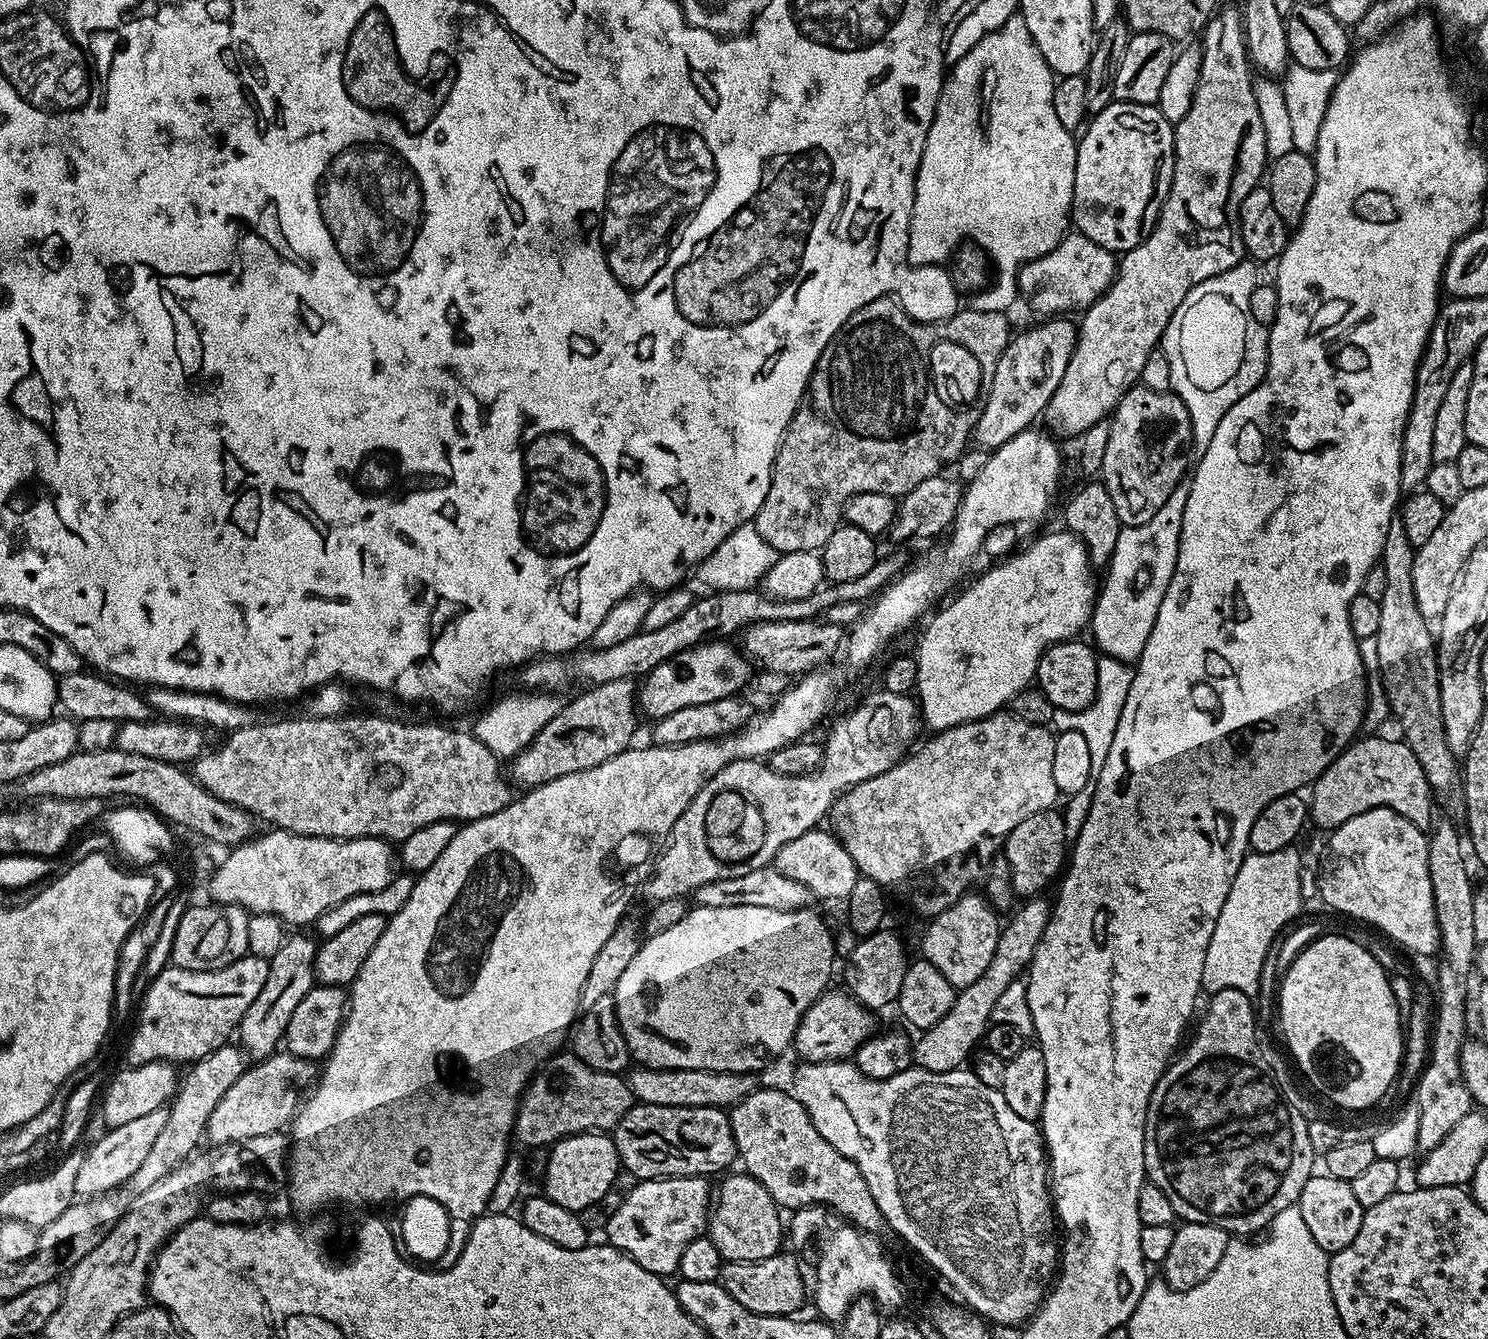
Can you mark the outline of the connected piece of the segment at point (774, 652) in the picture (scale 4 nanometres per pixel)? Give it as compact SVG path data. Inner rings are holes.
M817 619L775 620L774 622L750 624L738 636L739 647L761 669L778 671L791 678L799 678L805 672L815 672L828 666L828 663L835 658L836 651L839 648L841 651L845 640L846 632L844 628L839 628L833 624L825 624Z

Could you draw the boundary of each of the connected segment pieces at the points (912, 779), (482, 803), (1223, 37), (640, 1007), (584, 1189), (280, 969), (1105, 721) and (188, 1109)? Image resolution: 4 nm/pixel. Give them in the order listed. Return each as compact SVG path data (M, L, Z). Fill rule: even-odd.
M1001 710L929 737L916 753L897 760L890 770L847 788L836 797L830 813L830 820L836 823L835 835L854 858L861 877L878 882L885 893L905 900L923 918L942 914L969 895L968 887L987 873L1010 830L1034 814L1055 809L1058 801L1054 786L1056 736L1051 727L1022 722L1011 711Z
M345 714L342 716L309 716L301 715L301 720L272 720L269 724L254 722L245 728L239 728L227 733L225 742L221 748L205 751L204 755L194 764L194 775L199 784L210 794L214 794L223 800L229 800L231 804L237 804L252 813L253 817L265 816L269 825L285 832L293 832L299 836L329 836L332 840L353 840L359 836L377 836L380 840L389 842L403 842L414 834L414 830L422 830L430 822L467 822L486 818L490 814L498 814L514 799L513 785L509 777L500 769L501 757L491 752L471 731L451 732L440 724L403 724L400 720L387 720L384 716L356 716L357 714Z
M1239 7L1223 8L1202 29L1202 70L1194 90L1194 102L1190 102L1186 118L1174 124L1174 178L1160 216L1152 227L1152 233L1141 244L1134 246L1134 250L1119 257L1112 285L1089 308L1083 309L1081 316L1084 317L1078 320L1076 349L1066 366L1066 374L1062 374L1062 382L1058 382L1058 390L1054 390L1054 398L1050 398L1044 407L1043 423L1048 423L1047 427L1053 433L1061 432L1064 436L1076 438L1090 430L1094 422L1105 419L1128 389L1139 381L1146 358L1157 351L1174 310L1182 306L1182 298L1186 298L1198 282L1206 282L1206 278L1214 278L1245 259L1240 233L1240 207L1246 194L1250 194L1250 190L1257 188L1265 179L1270 157L1262 114L1258 114L1248 46L1244 43L1244 17Z
M692 906L682 922L647 937L611 994L629 1057L645 1068L760 1074L771 1060L789 1051L798 1022L829 987L832 963L838 960L833 929L828 929L823 918L812 911Z
M580 1132L551 1145L548 1165L544 1168L543 1195L549 1196L558 1206L577 1214L583 1208L592 1208L612 1188L616 1175L621 1175L622 1165L616 1144L611 1135L602 1132Z
M289 935L282 950L278 950L278 954L274 954L274 958L268 961L266 983L262 985L258 998L250 1002L246 1014L242 1014L242 1022L238 1029L239 1047L251 1059L253 1056L253 1061L265 1060L281 1047L286 1026L290 1026L290 1014L294 1014L298 1002L302 1002L302 998L306 998L306 994L317 983L315 966L317 947L318 940L315 935Z
M1100 654L1096 657L1098 666L1098 690L1094 694L1094 702L1080 712L1053 711L1052 724L1060 730L1078 730L1086 747L1090 750L1090 774L1097 777L1102 774L1102 766L1106 766L1106 754L1110 754L1110 746L1114 743L1114 730L1118 730L1118 718L1122 718L1122 706L1126 706L1126 694L1130 694L1133 665L1127 660L1110 658Z
M229 1042L222 1047L219 1047L218 1050L212 1051L206 1058L195 1061L185 1071L187 1074L185 1077L184 1075L181 1077L177 1087L177 1093L167 1109L168 1116L165 1129L158 1134L157 1141L153 1143L153 1148L146 1154L142 1166L140 1166L128 1179L126 1188L129 1193L135 1194L142 1190L148 1190L150 1187L154 1186L154 1183L158 1182L159 1178L172 1173L173 1170L184 1164L185 1161L197 1151L196 1146L199 1144L200 1140L203 1141L210 1114L213 1113L215 1106L221 1101L222 1095L226 1094L227 1090L230 1090L230 1087L232 1087L234 1082L241 1077L241 1074L244 1073L247 1067L248 1064L245 1053L237 1045Z

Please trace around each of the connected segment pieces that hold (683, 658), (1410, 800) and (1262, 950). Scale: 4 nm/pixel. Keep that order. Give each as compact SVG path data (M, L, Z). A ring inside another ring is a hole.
M727 639L709 640L696 644L686 651L672 656L666 662L654 666L638 684L638 708L641 713L655 722L682 710L682 706L702 706L706 702L735 696L740 688L749 687L754 668L749 657L735 643ZM733 644L733 645L732 645ZM749 664L749 665L748 665Z
M1380 734L1368 735L1372 736L1365 740L1358 738L1338 753L1334 762L1330 762L1330 766L1326 766L1323 774L1311 785L1311 823L1335 830L1350 822L1350 818L1366 814L1366 810L1389 808L1414 822L1418 830L1427 833L1434 824L1434 793L1422 770L1422 762L1414 758L1414 750L1410 750L1403 739L1387 740L1384 736L1376 736Z
M1293 846L1270 855L1251 851L1244 857L1222 906L1222 914L1215 920L1214 933L1207 946L1201 984L1207 993L1236 989L1253 998L1258 996L1270 946L1278 932L1302 908L1304 896L1297 850Z

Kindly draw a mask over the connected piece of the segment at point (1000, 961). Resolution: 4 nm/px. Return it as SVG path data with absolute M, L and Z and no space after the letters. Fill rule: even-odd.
M1044 894L1027 897L1003 921L998 946L994 950L994 958L990 958L990 966L986 966L986 974L982 974L978 982L972 982L970 986L959 989L954 998L954 1006L950 1006L947 1014L913 1041L912 1058L917 1067L932 1073L948 1073L963 1067L969 1061L992 1024L992 1011L1002 990L1006 990L1010 982L1021 979L1028 965L1032 963L1034 950L1038 950L1038 942L1052 916L1053 901L1049 897L1047 900L1046 897Z

